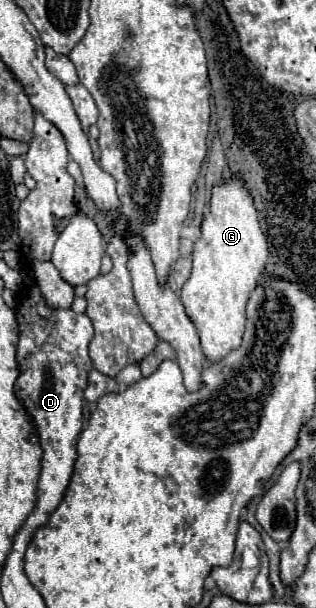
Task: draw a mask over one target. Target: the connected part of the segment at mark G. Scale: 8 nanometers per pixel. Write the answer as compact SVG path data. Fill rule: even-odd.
M241 179L223 183L213 189L209 213L201 225L201 239L193 245L191 277L181 287L185 313L197 327L201 349L211 363L217 363L239 347L245 331L245 305L257 287L261 271L267 265L269 249L257 223L257 211Z

